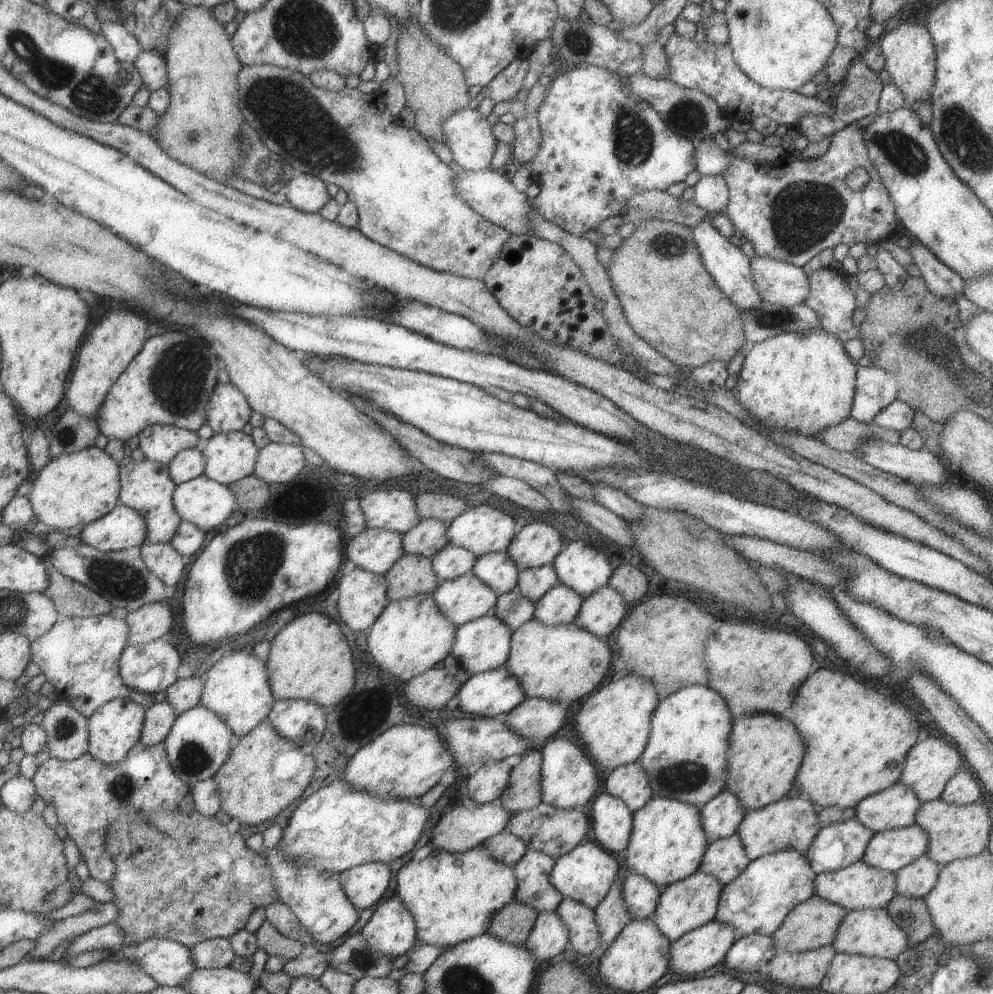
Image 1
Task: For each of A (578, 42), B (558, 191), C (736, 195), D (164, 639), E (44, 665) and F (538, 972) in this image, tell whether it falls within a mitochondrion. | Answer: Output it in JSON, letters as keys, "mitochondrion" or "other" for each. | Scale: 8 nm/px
{"A":"mitochondrion","B":"other","C":"other","D":"other","E":"other","F":"other"}

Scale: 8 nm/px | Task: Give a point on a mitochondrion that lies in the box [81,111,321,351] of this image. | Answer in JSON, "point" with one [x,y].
{"point":[269,171]}

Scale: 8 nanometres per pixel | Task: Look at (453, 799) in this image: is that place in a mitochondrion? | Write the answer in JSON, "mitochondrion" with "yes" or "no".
{"mitochondrion":"no"}

